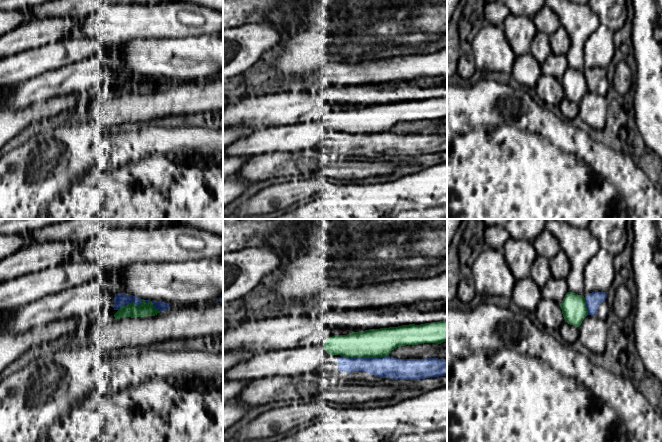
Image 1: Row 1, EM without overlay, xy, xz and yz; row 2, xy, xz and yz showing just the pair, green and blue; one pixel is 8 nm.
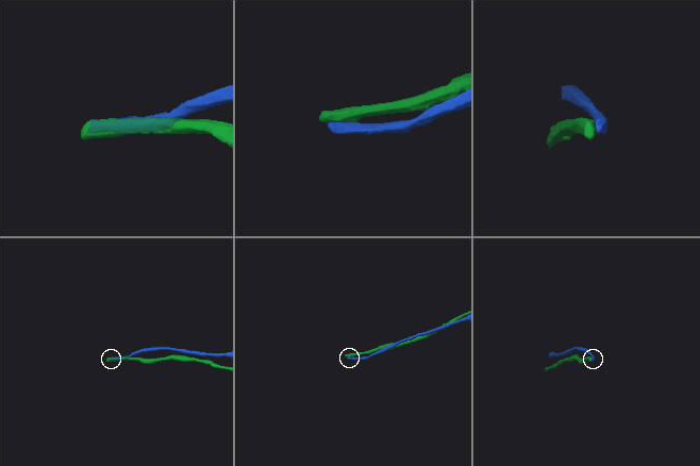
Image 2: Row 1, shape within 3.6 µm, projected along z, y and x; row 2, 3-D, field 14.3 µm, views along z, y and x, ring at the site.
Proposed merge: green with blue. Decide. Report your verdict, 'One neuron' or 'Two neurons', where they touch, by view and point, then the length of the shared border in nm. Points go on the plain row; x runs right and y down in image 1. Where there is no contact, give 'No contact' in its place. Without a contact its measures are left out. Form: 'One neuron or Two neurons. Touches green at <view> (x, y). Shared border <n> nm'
Two neurons. Touches green at xz (365, 133). Shared border 380 nm

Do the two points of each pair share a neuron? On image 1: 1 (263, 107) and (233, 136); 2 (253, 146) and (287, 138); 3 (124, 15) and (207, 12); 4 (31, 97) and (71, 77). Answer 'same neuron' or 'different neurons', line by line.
1: different neurons
2: same neuron
3: same neuron
4: same neuron

